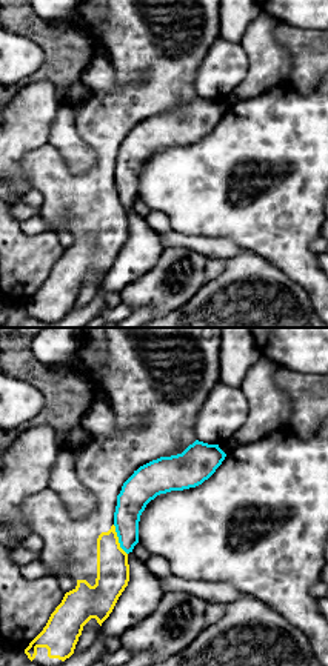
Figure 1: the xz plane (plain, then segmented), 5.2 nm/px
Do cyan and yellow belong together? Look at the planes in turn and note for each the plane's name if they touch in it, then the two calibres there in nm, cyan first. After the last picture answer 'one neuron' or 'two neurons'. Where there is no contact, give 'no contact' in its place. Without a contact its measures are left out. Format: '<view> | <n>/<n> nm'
xz | 160/180 nm

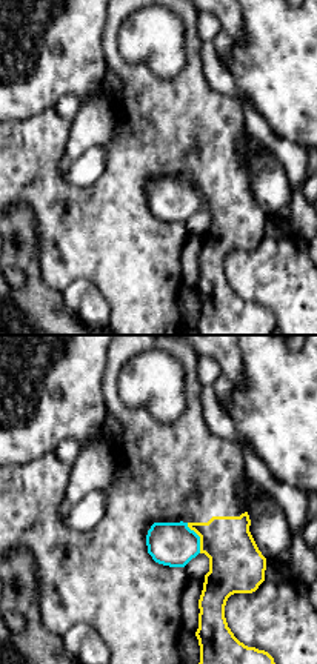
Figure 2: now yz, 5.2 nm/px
yz | 240/280 nm

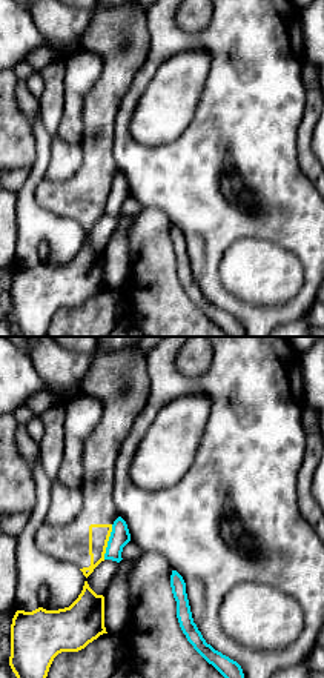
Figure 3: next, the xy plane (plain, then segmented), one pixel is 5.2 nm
xy | 100/110 nm

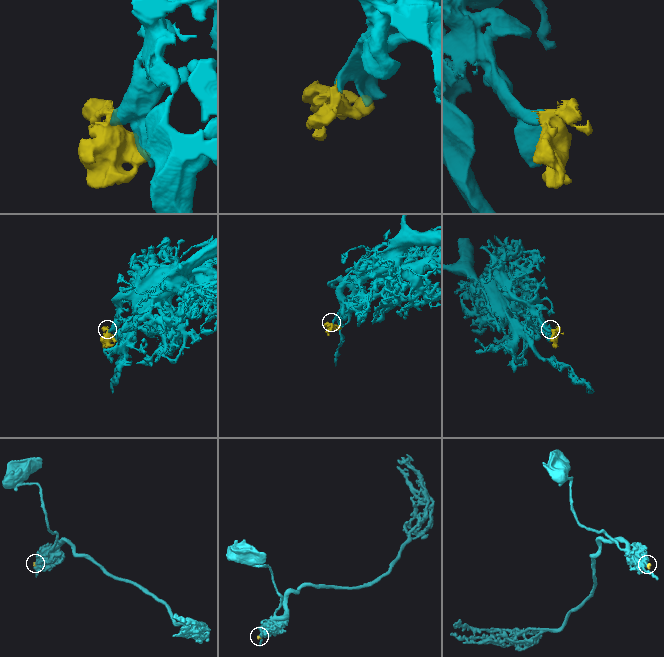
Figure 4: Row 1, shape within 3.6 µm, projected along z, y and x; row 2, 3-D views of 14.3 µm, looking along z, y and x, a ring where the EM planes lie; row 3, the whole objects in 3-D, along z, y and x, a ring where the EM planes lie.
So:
two neurons

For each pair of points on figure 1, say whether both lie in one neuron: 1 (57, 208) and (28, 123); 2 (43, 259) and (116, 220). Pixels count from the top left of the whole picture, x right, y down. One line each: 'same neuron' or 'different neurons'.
1: same neuron
2: different neurons

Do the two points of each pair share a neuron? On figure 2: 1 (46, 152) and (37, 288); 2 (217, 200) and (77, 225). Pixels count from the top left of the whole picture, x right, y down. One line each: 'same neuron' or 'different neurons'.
1: different neurons
2: same neuron

